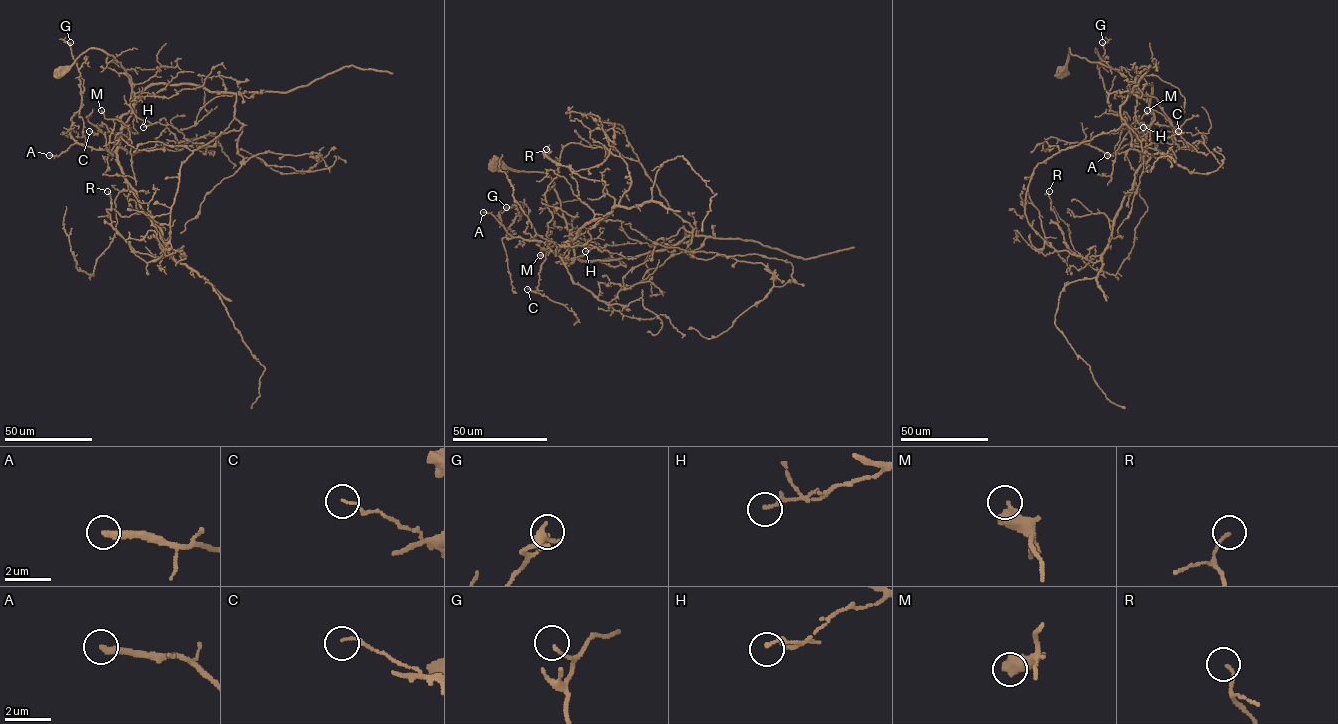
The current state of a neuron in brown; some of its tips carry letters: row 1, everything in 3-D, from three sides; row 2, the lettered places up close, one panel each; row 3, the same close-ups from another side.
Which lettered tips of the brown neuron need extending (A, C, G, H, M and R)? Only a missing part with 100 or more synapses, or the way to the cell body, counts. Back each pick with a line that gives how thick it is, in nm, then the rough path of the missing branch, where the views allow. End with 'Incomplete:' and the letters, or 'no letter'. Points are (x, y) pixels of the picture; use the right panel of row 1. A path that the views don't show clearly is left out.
Incomplete: no letter

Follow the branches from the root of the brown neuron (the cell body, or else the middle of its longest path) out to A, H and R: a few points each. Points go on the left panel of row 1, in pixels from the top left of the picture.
A: (58, 72), (90, 48), (104, 50), (126, 70), (133, 111), (114, 151), (74, 143), (58, 156), (49, 155)
H: (58, 72), (90, 48), (111, 55), (129, 78), (132, 111), (152, 124), (143, 127)
R: (58, 72), (90, 48), (126, 70), (133, 111), (118, 163), (170, 255), (131, 247), (111, 224), (107, 191)

